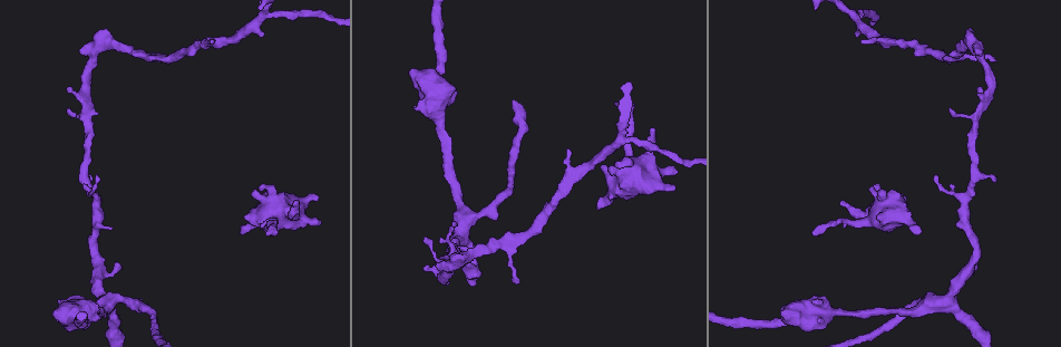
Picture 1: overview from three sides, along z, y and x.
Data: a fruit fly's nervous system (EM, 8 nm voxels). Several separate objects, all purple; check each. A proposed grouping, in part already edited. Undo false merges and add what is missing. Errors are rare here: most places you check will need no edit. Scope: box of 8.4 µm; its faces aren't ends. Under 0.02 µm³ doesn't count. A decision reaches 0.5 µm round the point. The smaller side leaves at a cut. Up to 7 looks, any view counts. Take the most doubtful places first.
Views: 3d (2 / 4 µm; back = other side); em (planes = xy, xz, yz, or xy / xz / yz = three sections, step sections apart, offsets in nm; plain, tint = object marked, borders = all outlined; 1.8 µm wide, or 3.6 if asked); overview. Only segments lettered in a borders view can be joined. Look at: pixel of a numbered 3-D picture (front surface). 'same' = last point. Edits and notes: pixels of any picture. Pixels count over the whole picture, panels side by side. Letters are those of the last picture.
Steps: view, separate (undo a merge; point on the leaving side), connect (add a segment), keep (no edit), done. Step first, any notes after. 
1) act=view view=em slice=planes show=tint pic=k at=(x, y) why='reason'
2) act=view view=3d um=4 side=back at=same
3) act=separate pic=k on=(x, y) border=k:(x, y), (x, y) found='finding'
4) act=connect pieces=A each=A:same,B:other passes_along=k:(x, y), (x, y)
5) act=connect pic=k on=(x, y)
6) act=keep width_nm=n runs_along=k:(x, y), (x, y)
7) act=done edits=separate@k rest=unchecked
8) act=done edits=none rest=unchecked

act=view view=em slice=xy step=4 show=tint pic=1 at=(268, 233) why='tapers out'

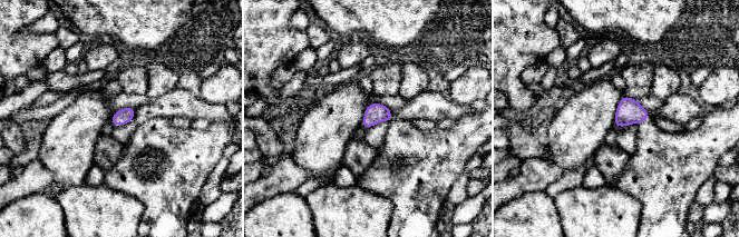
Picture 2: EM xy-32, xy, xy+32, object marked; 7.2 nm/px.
act=view view=em slice=planes show=tint at=same why='another direction'

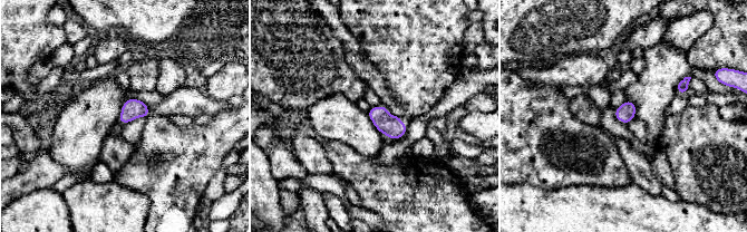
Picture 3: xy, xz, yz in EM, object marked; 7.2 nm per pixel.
act=view view=em slice=planes show=borders at=same

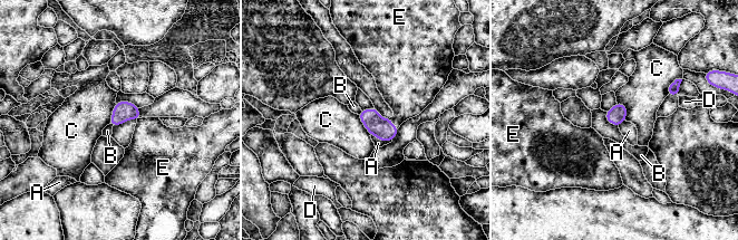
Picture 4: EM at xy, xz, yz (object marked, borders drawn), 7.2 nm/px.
act=connect pieces=E width_nm=140 each=A:other,B:other,C:other,D:other,E:same passes_along=4:(384, 130), (391, 123), (408, 93) found='it goes on there'

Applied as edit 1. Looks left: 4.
act=view view=overview why='see it whole again'

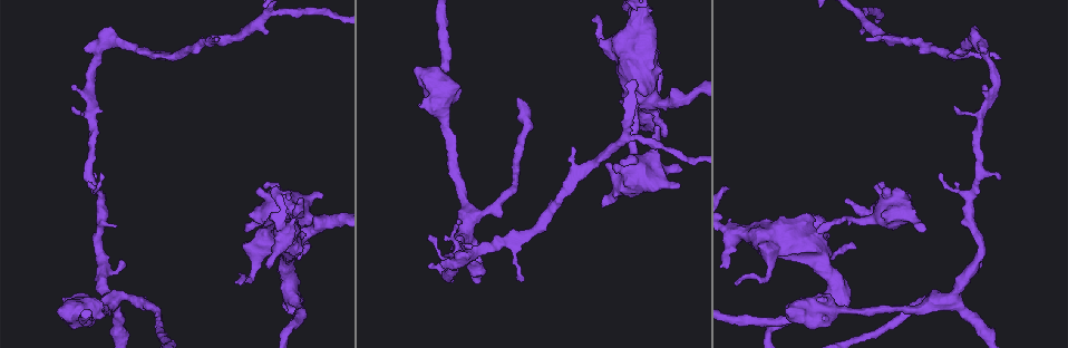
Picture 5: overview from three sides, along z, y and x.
act=view view=em slice=planes show=borders pic=5 at=(603, 204) why='stops while still wide'

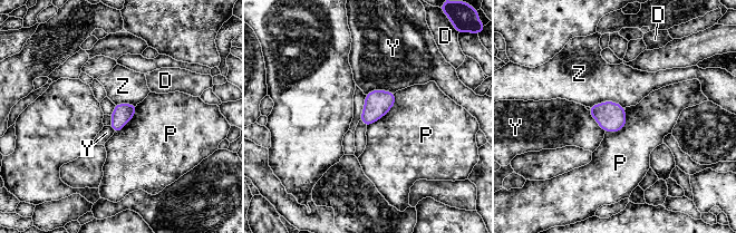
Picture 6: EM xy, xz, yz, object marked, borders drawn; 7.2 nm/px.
act=keep each=D:other,P:other,Y:other,Z:other found='no lettered segment goes on from it'

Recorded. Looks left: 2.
act=view view=3d um=2 side=back pic=5 at=(321, 195)

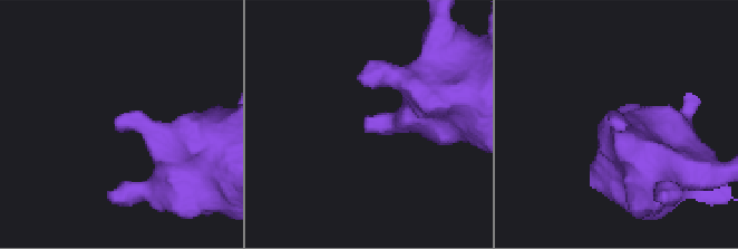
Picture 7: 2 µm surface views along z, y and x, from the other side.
act=view view=em slice=planes show=borders pic=7 at=(369, 120)

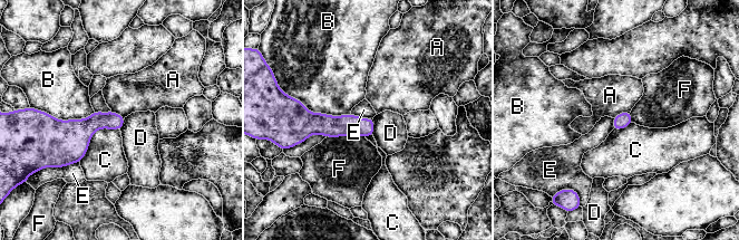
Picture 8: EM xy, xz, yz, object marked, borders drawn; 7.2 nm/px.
act=keep each=A:other,B:other,C:other,D:other,E:other,F:other border=8:(372, 118), (373, 135) found='none of them fits'

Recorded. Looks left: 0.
act=done edits=connect@4 rest=unchecked

